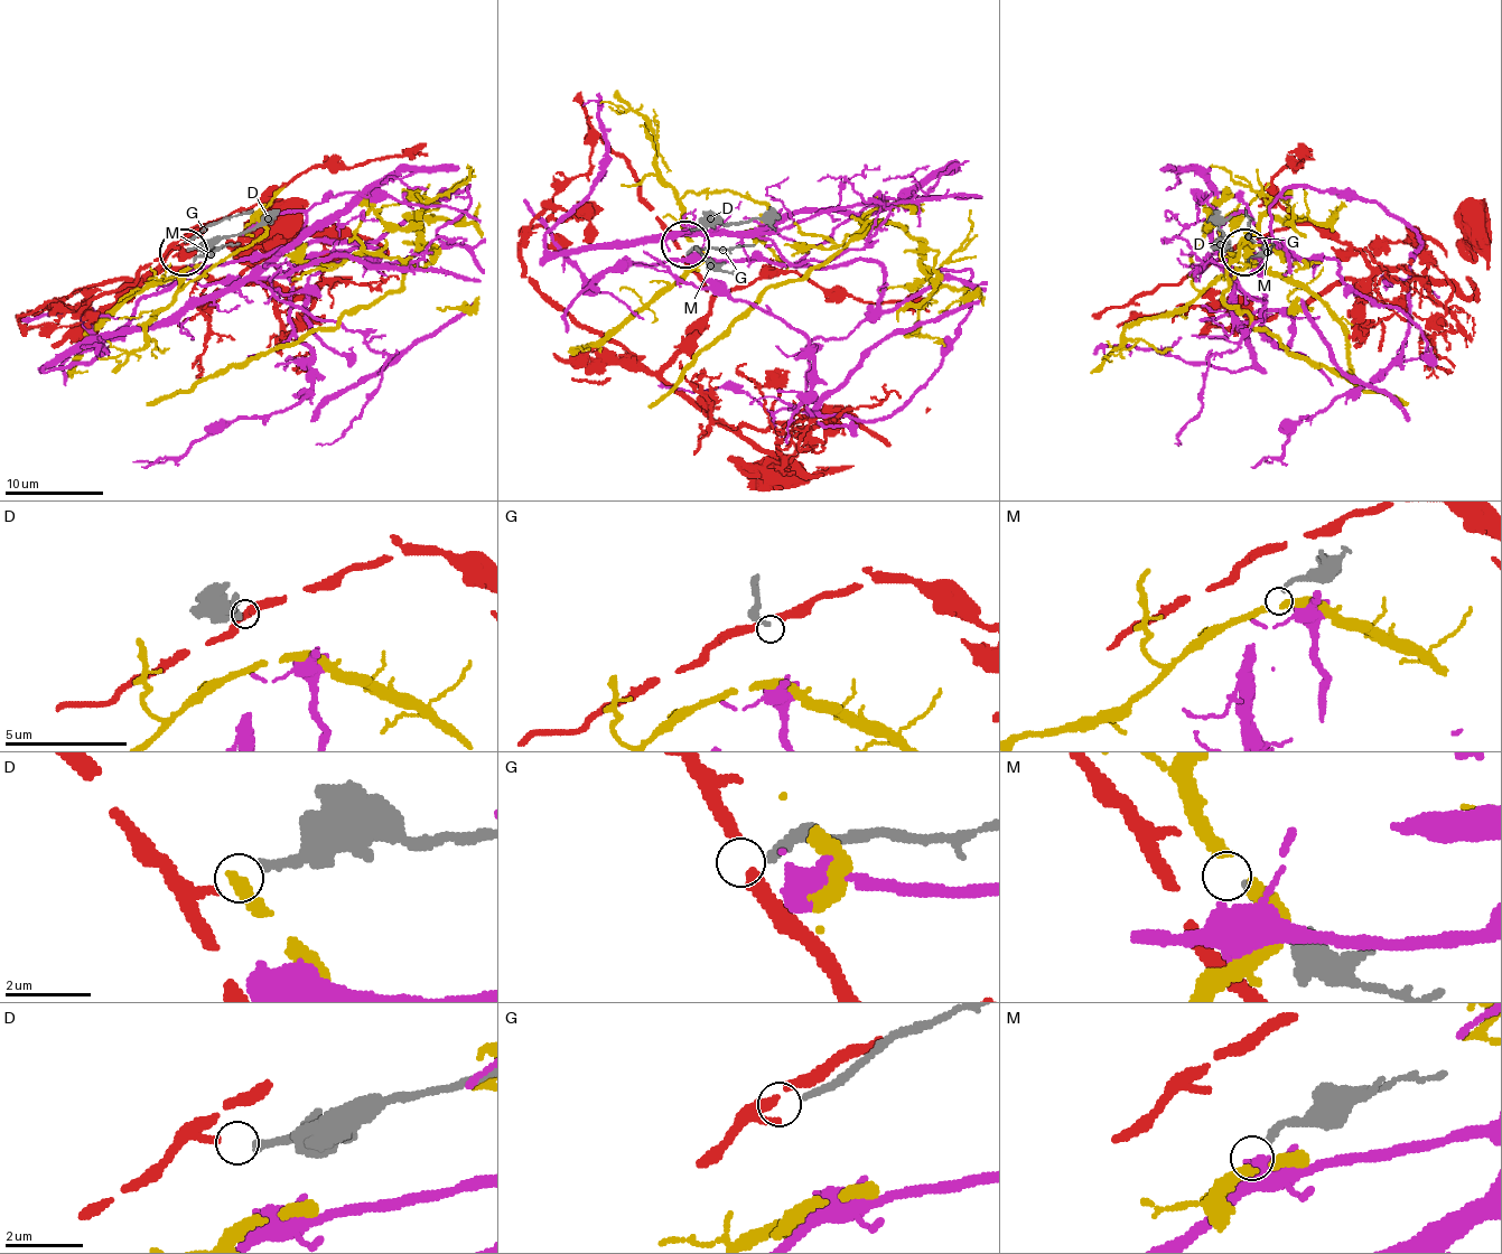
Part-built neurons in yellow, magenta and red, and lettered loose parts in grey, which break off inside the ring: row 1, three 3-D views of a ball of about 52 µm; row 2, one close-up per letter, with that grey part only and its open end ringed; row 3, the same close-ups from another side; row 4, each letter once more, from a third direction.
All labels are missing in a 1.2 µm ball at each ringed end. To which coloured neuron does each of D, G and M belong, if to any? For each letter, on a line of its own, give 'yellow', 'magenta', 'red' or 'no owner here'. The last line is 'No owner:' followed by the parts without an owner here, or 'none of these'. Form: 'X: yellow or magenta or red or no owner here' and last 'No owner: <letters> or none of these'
D: red
G: no owner here
M: no owner here
No owner: G, M

